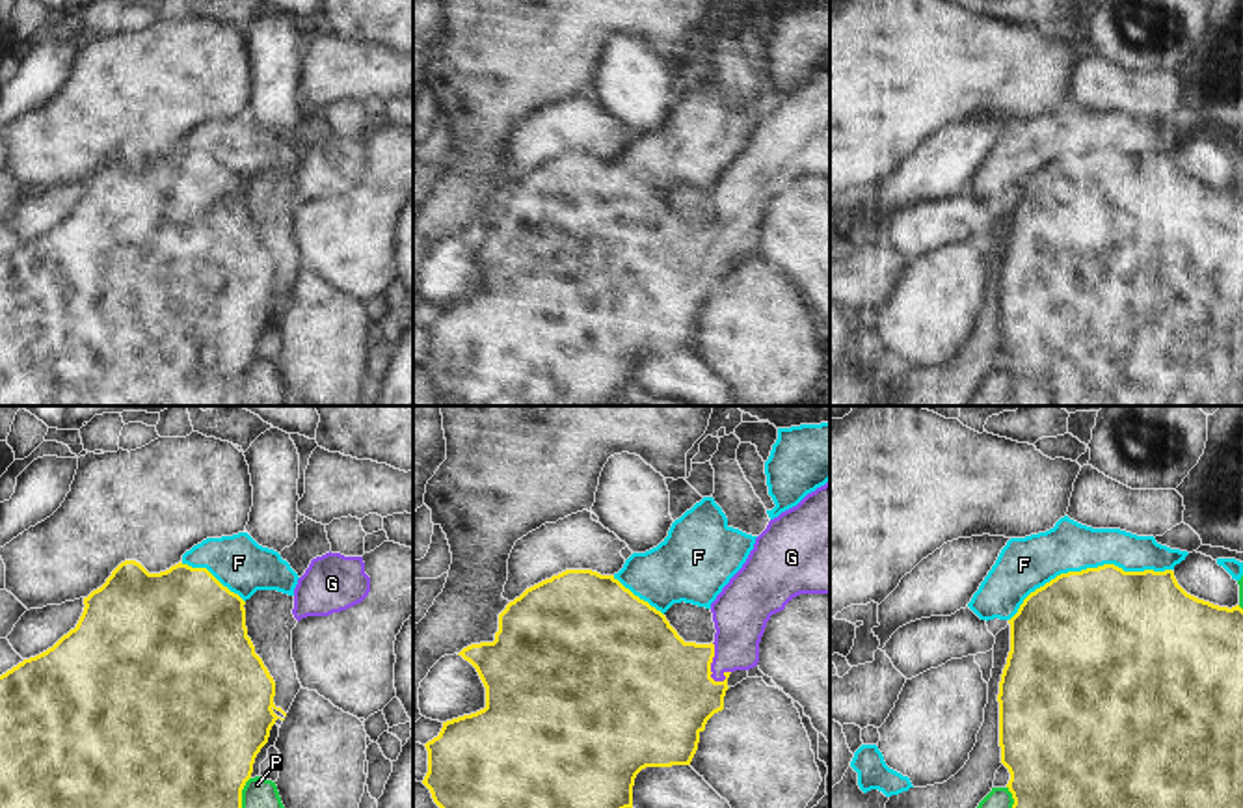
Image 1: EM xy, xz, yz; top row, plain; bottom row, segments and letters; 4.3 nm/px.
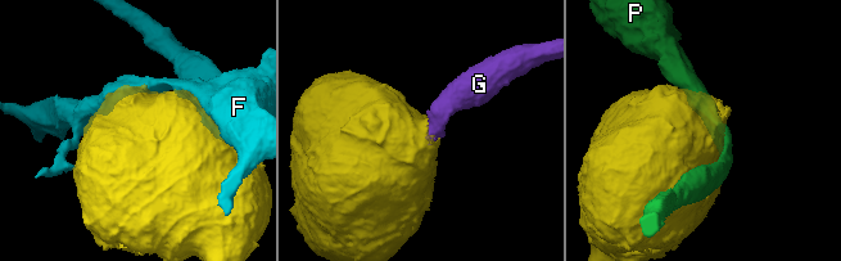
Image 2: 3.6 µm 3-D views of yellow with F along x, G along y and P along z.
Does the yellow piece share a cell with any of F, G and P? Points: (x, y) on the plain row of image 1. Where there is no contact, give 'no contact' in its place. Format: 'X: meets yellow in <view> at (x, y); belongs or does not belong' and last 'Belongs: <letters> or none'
F: meets yellow in yz at (1087, 151); does not belong
G: meets yellow in xz at (709, 248); belongs
P: meets yellow in xy at (240, 382); does not belong
Belongs: G

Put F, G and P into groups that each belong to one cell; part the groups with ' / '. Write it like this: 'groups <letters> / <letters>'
groups F / G / P

